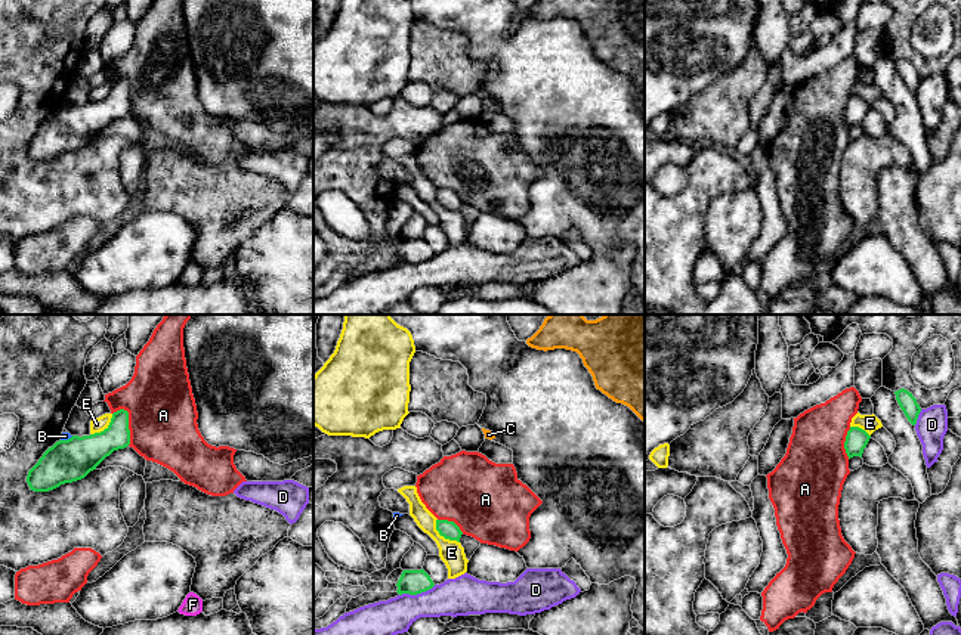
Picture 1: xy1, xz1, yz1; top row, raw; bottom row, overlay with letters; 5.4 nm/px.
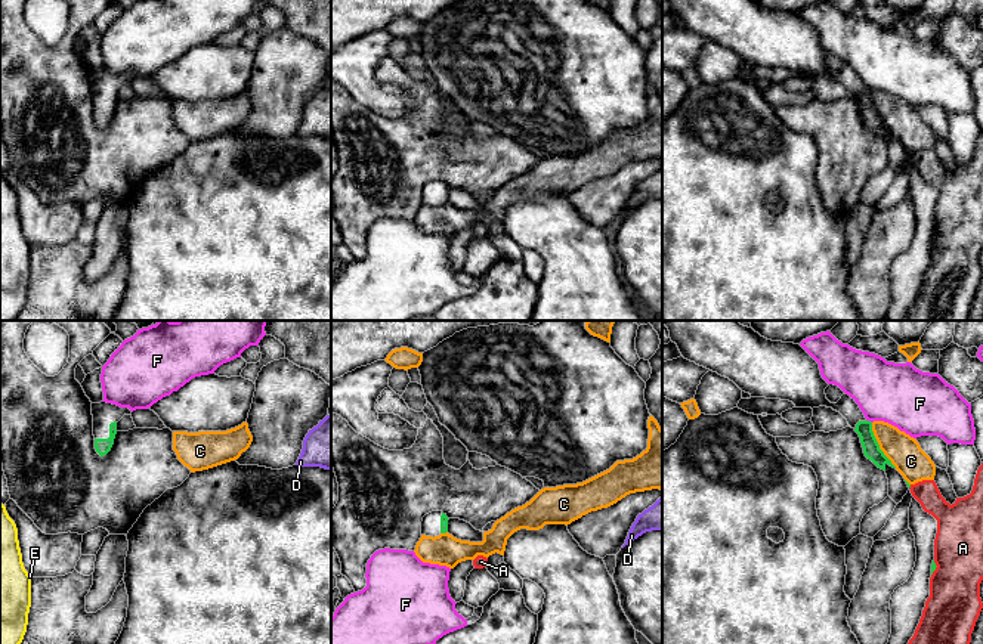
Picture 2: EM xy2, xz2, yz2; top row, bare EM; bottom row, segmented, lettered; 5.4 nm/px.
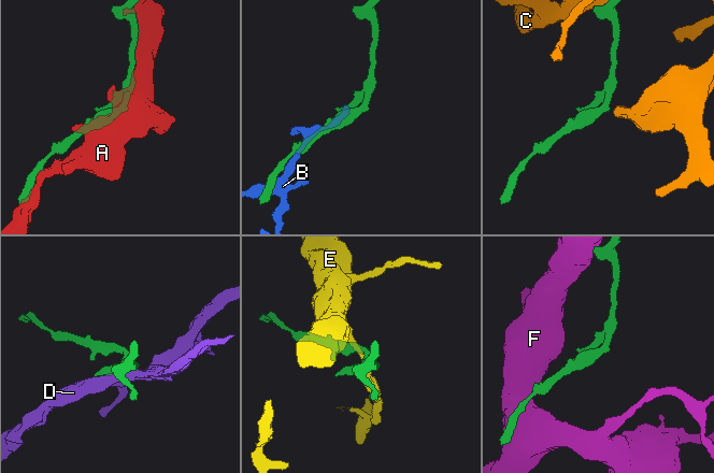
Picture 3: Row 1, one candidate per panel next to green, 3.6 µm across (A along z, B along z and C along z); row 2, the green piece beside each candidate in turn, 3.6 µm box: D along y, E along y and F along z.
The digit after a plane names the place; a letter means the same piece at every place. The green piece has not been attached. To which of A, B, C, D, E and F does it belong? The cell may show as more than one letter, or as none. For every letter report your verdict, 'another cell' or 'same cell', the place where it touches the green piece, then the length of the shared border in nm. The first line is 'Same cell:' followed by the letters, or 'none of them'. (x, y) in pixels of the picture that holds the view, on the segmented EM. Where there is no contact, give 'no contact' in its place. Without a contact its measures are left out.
Same cell: none of them
A: another cell | xy1 (127, 426) | 220 nm
B: another cell | xy1 (68, 439) | 80 nm
C: another cell | yz2 (878, 445) | 280 nm
D: another cell | xz1 (417, 592) | 200 nm
E: another cell | xz1 (442, 535) | 180 nm
F: another cell | yz2 (869, 421) | 30 nm

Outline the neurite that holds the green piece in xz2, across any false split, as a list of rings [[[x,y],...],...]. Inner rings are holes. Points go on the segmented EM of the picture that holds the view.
[[[432,511],[423,517],[421,535],[439,536],[448,532],[448,517],[442,511]]]

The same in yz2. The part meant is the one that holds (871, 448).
[[[662,321],[662,323],[684,359],[729,378],[751,397],[789,400],[795,408],[832,408],[859,434],[868,459],[884,471],[887,464],[896,468],[880,449],[872,422],[865,418],[854,399],[846,393],[837,403],[826,399],[825,388],[829,384],[822,378],[819,363],[800,344],[767,340],[738,321]]]

